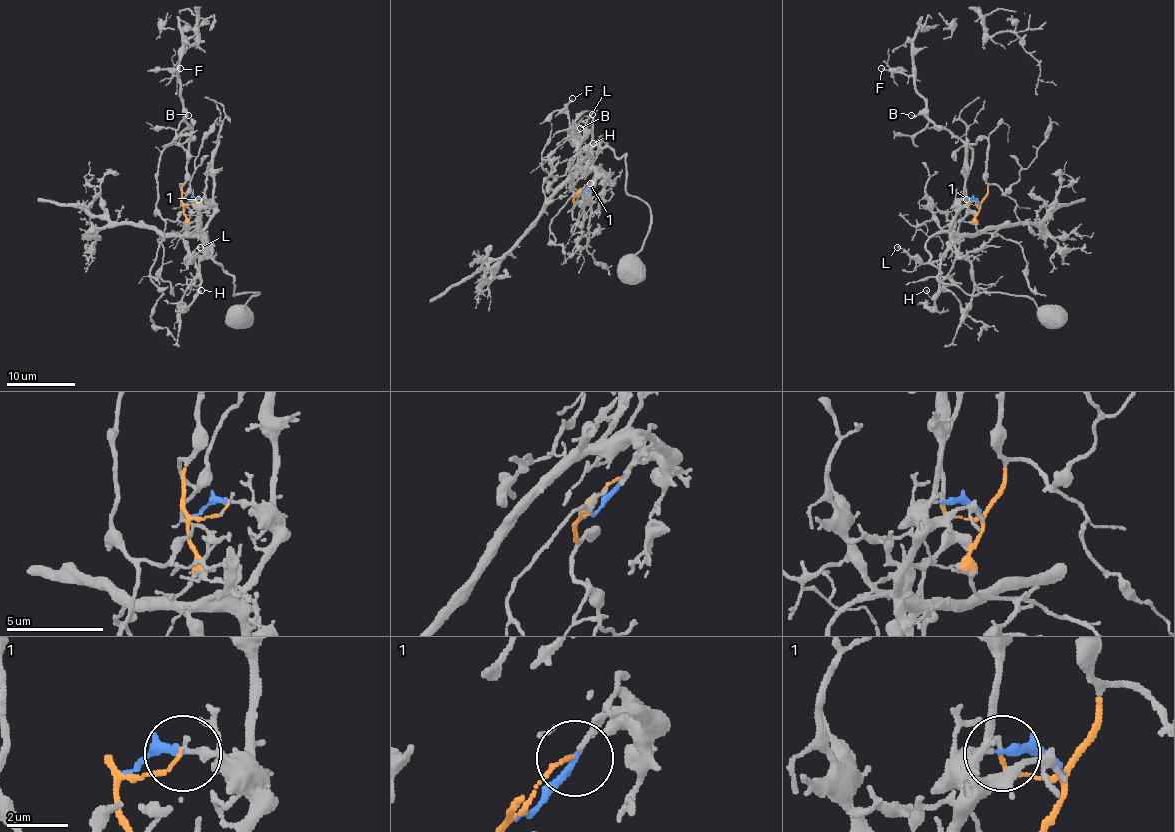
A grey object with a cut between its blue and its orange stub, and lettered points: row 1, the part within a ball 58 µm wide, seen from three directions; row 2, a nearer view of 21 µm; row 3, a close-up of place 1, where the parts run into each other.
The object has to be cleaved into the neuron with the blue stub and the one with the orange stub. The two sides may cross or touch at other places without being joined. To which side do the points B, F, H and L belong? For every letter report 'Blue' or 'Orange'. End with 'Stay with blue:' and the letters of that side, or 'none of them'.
B: Orange
F: Orange
H: Blue
L: Blue
Stay with blue: H, L

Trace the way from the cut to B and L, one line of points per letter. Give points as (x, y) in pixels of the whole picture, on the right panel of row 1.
B: (979, 204), (987, 191), (987, 141), (982, 137), (972, 143), (957, 139), (922, 113), (912, 115)
L: (979, 203), (975, 199), (960, 199), (951, 232), (953, 244), (934, 261), (919, 263), (896, 247)

